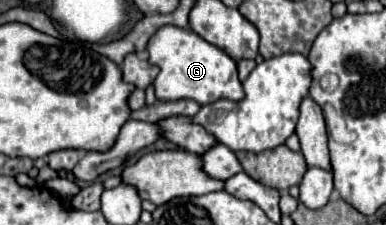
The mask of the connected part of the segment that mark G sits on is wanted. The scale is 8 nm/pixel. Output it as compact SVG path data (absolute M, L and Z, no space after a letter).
M173 26L159 28L153 34L153 40L149 40L147 52L149 52L149 62L159 66L161 70L153 82L157 100L161 102L191 98L203 106L221 98L239 102L245 96L241 82L237 78L237 64L221 48L209 44L193 30L173 28Z

